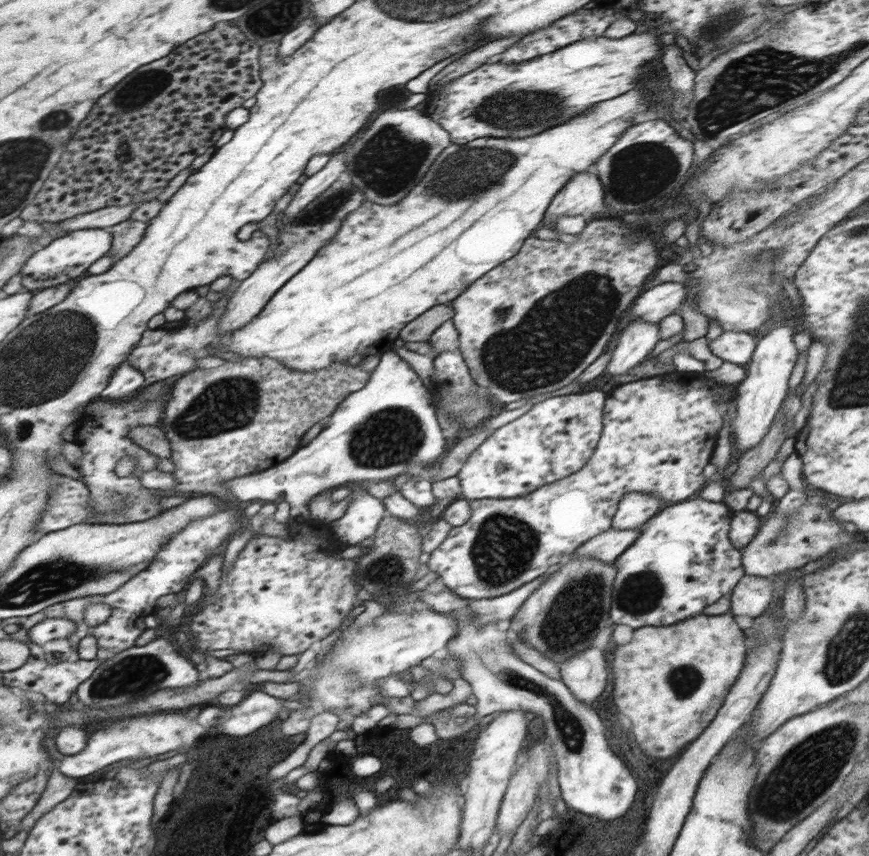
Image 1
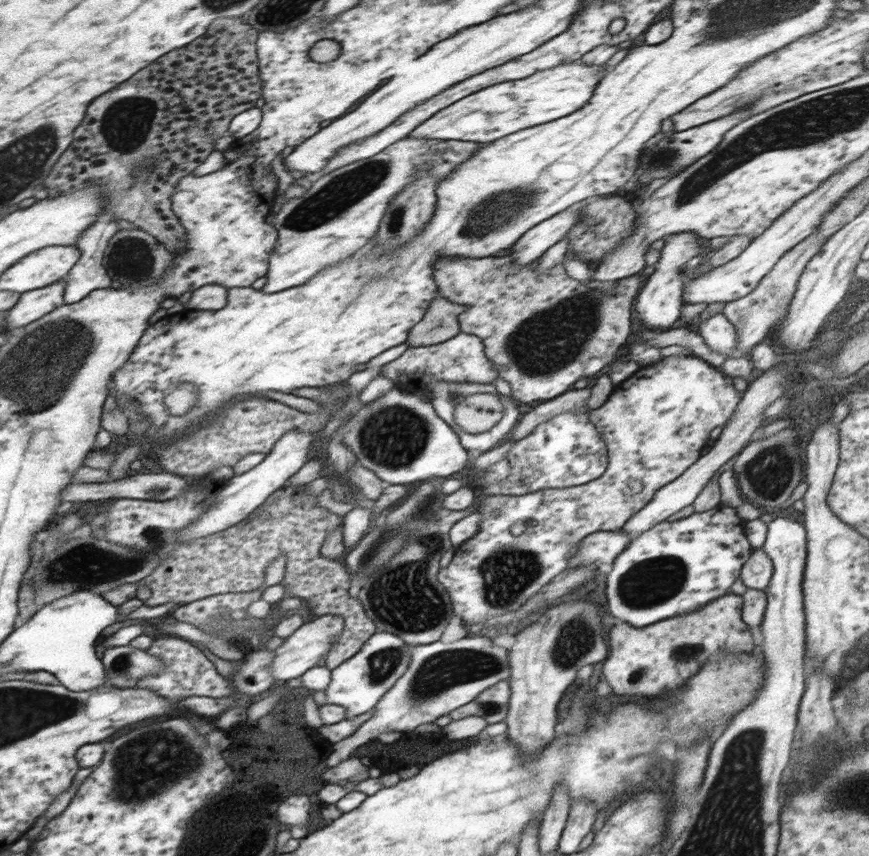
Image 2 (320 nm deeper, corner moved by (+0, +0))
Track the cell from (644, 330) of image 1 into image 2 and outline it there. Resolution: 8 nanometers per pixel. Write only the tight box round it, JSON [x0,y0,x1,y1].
[635,232,703,330]

